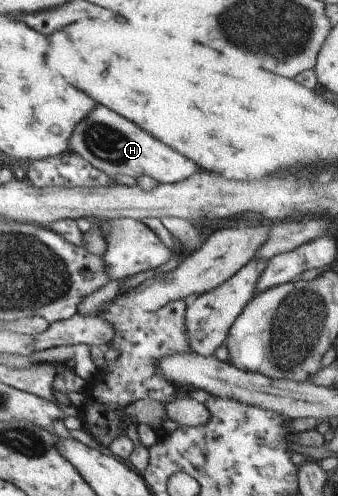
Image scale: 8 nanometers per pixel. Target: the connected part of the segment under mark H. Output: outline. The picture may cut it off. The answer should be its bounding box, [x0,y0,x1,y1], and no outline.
[68,104,196,184]

